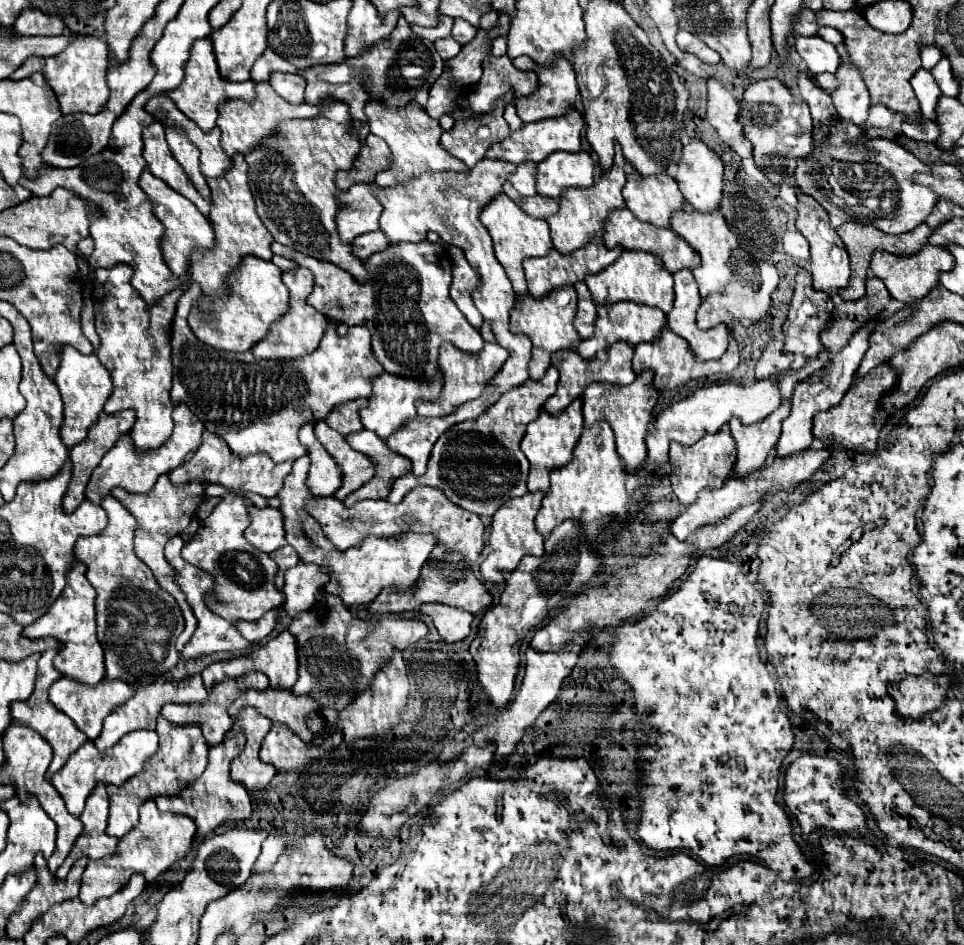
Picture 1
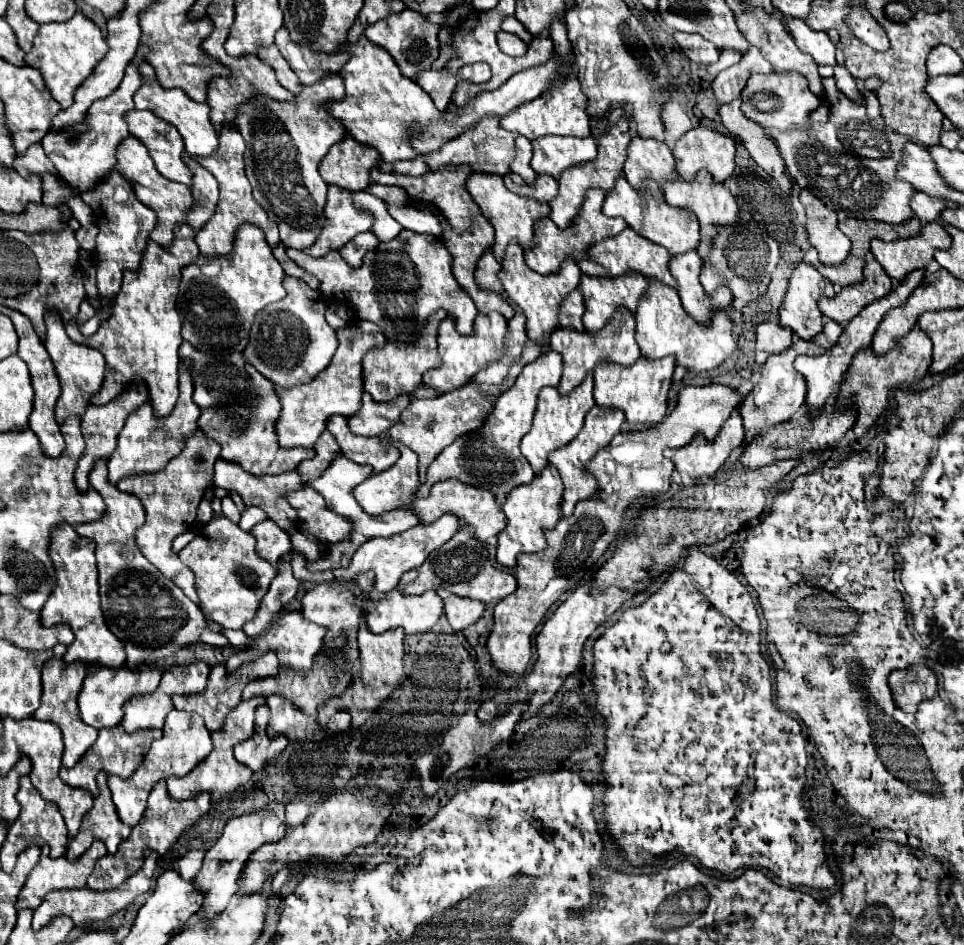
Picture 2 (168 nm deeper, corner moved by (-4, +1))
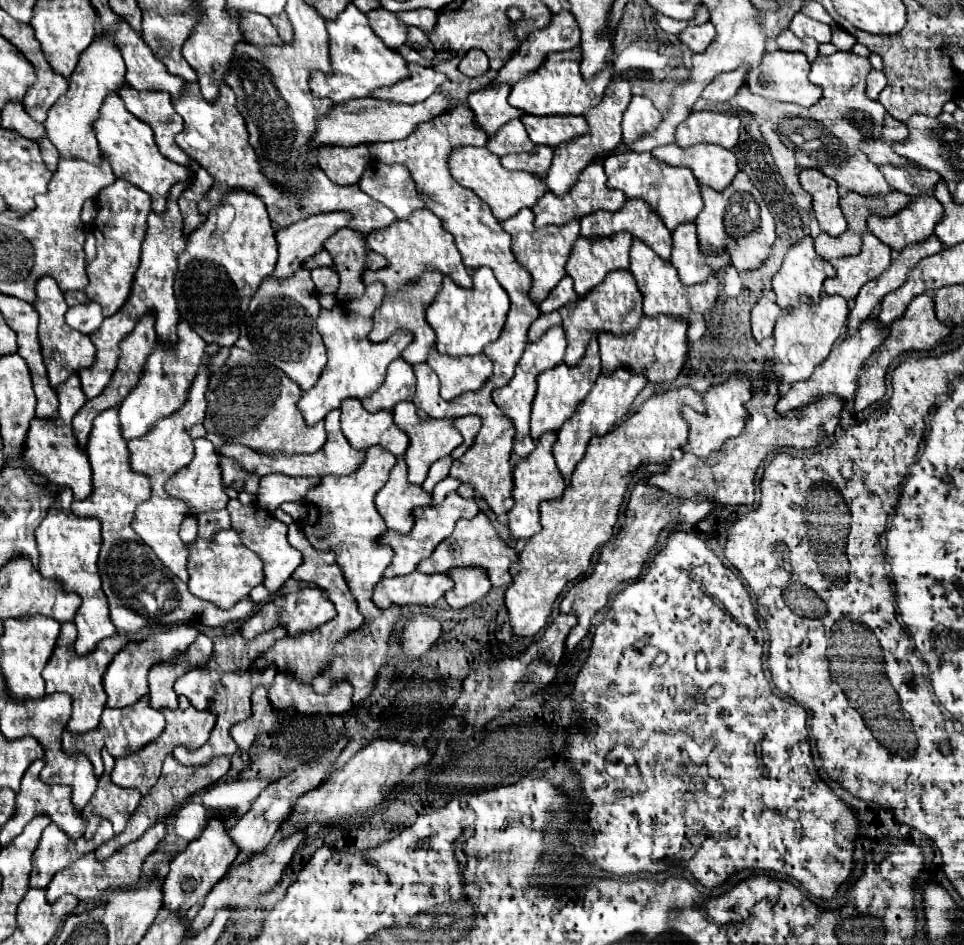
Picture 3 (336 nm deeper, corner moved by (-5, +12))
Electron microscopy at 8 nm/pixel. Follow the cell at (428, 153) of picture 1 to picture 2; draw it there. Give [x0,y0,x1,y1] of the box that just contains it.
[325,36,441,162]

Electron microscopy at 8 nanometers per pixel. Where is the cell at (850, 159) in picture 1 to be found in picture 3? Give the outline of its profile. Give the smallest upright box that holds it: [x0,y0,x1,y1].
[732,53,892,197]

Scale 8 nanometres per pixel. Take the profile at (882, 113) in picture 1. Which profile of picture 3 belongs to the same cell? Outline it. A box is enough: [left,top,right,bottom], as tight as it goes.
[868,71,886,99]

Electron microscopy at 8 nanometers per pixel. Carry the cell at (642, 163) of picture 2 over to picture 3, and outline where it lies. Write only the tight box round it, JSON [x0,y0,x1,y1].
[622,97,662,145]

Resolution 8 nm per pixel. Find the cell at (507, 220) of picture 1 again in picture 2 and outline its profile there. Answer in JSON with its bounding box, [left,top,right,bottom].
[465,174,549,262]

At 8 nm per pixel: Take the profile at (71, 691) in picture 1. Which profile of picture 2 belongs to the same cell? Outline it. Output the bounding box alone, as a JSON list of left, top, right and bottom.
[79,668,163,730]

